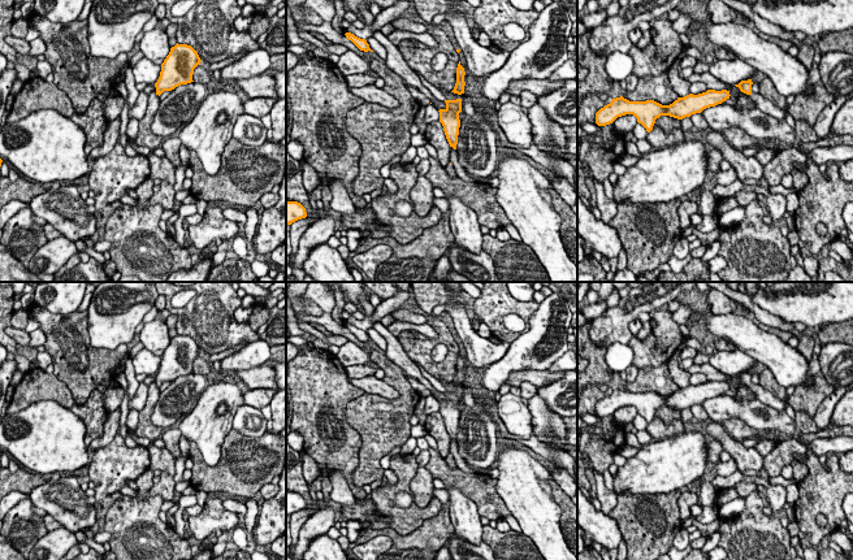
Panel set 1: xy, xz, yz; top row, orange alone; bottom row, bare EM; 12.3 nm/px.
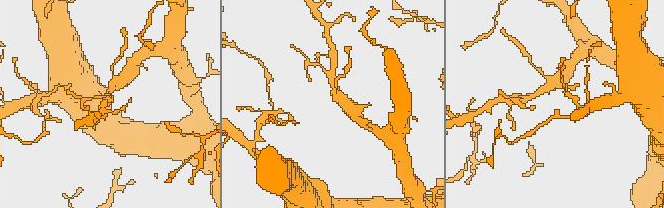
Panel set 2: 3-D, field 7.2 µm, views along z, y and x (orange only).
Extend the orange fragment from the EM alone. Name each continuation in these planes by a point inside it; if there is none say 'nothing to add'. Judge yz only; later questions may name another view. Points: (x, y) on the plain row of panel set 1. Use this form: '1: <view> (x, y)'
1: yz (763, 395)

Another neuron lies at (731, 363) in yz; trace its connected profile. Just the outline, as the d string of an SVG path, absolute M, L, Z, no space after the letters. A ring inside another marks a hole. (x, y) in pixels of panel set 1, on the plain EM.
M736 348L735 351L718 351L710 356L709 364L720 373L735 377L741 372L753 370L758 361Z

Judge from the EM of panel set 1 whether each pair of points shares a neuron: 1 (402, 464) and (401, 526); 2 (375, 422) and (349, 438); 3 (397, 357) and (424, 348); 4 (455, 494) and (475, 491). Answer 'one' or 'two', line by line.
1: one
2: two
3: two
4: two

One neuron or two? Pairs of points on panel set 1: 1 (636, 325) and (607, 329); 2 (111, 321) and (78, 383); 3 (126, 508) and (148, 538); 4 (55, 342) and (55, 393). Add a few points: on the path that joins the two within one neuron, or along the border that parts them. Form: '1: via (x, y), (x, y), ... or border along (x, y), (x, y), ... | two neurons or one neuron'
1: border along (637, 317), (628, 326), (632, 334) | two neurons
2: border along (86, 318), (92, 346), (116, 348), (125, 344) | two neurons
3: via (131, 516), (141, 530) | one neuron
4: border along (52, 374), (66, 386), (73, 400) | two neurons

